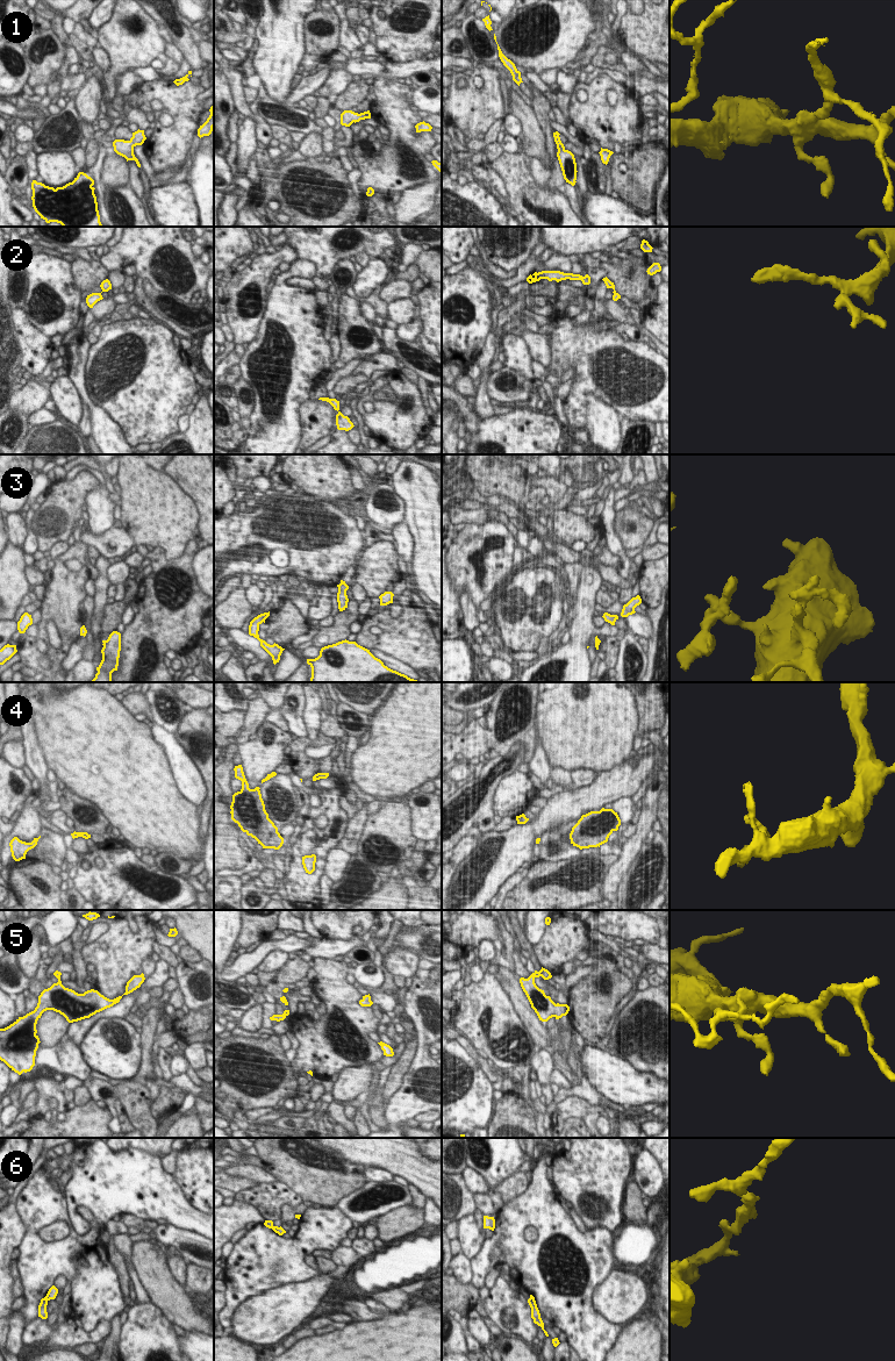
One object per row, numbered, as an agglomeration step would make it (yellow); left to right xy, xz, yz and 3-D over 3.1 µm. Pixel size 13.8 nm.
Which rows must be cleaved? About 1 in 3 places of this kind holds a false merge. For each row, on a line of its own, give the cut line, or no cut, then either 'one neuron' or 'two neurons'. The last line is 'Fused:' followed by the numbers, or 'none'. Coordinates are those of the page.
1: cut none; one neuron
2: cut none; one neuron
3: cut none; one neuron
4: cut none; one neuron
5: cut none; one neuron
6: cut xy (44, 1297), (48, 1299); two neurons
Fused: 6

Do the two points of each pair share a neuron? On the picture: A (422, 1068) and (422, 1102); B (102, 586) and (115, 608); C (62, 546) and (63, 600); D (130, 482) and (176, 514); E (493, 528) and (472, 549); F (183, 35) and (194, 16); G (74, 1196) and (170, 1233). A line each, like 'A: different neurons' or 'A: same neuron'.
A: same neuron
B: different neurons
C: different neurons
D: same neuron
E: same neuron
F: different neurons
G: different neurons

